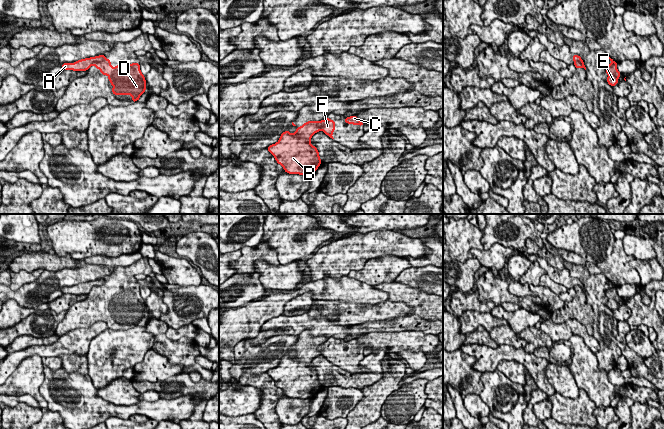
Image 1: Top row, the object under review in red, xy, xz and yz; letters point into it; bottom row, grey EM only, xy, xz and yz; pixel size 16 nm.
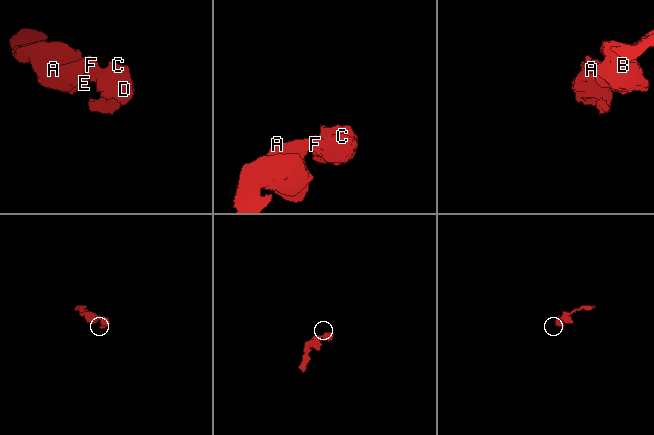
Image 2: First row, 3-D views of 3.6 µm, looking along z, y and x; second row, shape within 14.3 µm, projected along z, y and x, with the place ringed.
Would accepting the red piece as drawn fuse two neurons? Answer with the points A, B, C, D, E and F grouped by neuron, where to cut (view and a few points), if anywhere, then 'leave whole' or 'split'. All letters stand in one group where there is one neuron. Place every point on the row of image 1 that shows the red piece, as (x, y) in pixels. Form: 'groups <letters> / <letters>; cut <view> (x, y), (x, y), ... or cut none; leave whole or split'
groups A B E / C D F; cut xy (104, 58), (92, 63); split

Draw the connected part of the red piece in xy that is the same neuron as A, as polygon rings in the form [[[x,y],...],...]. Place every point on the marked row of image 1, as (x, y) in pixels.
[[[102,54],[95,57],[81,59],[81,60],[75,61],[74,63],[63,63],[61,67],[62,69],[65,69],[65,70],[87,71],[89,70],[89,68],[93,63],[102,61],[104,59],[105,59],[105,56],[104,54]]]

